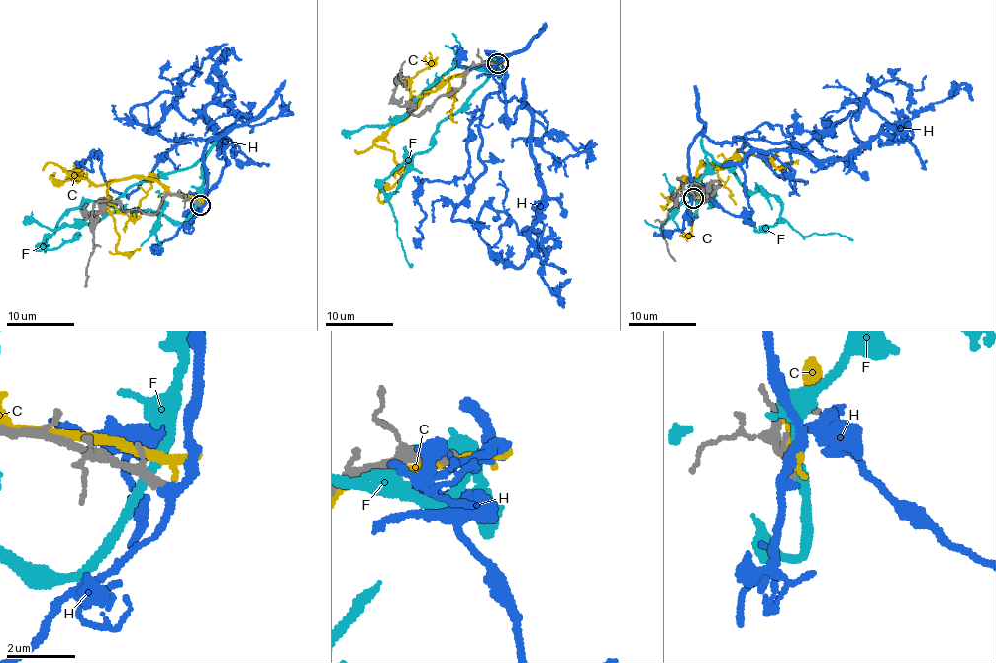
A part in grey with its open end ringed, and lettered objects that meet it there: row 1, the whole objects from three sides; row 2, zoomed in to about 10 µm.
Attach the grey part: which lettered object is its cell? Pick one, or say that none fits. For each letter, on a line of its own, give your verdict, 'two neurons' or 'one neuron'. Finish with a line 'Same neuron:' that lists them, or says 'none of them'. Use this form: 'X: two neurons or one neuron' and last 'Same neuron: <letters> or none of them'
C: two neurons
F: two neurons
H: one neuron
Same neuron: H

